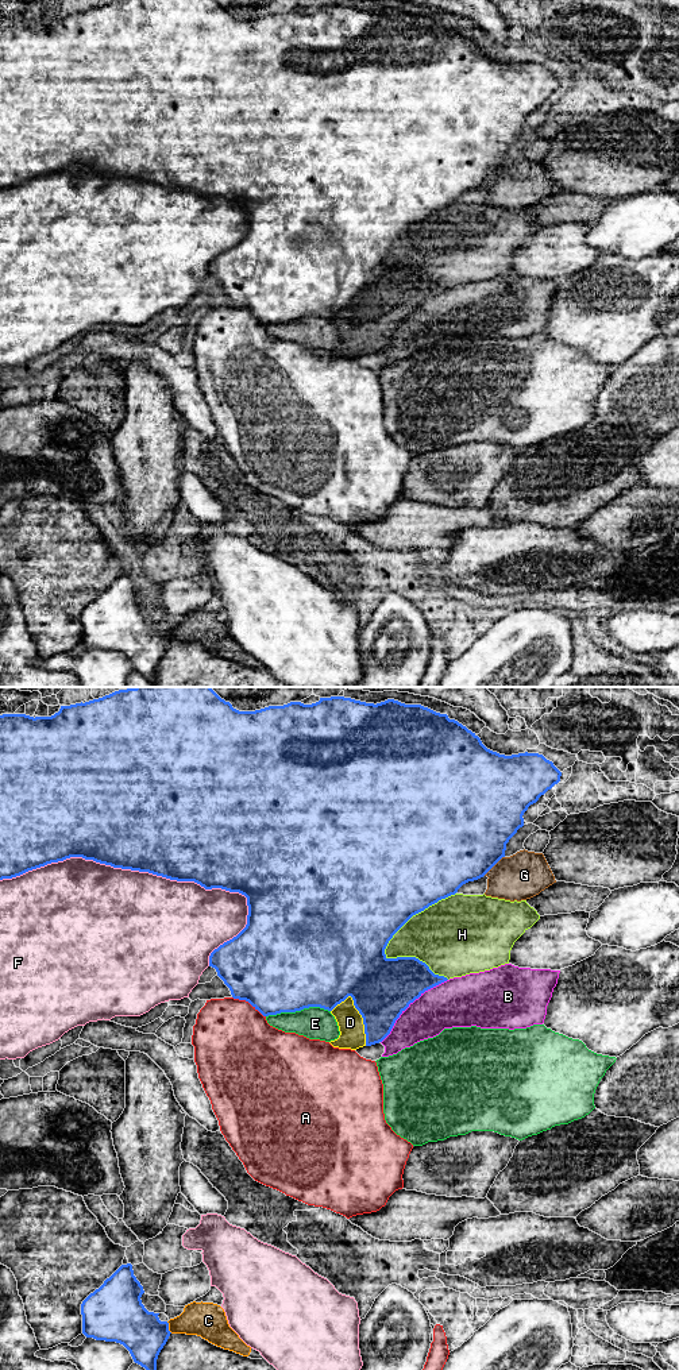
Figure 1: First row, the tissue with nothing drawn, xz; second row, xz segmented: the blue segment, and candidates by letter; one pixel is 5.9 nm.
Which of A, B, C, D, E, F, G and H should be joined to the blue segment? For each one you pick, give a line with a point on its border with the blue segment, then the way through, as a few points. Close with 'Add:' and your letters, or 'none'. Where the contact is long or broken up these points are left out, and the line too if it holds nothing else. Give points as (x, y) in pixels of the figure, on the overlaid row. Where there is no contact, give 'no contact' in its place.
Add: none

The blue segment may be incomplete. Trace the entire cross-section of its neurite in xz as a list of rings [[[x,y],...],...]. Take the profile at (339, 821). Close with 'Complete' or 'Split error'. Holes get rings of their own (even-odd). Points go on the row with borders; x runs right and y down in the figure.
[[[135,687],[119,690],[99,699],[70,706],[61,706],[59,711],[51,717],[30,717],[26,714],[0,715],[0,880],[20,876],[28,871],[45,867],[51,862],[63,861],[70,857],[82,857],[113,868],[148,872],[177,881],[194,881],[205,889],[221,888],[229,892],[239,892],[247,898],[248,915],[246,927],[232,939],[224,942],[209,956],[209,966],[215,968],[217,976],[229,988],[234,999],[248,1002],[263,1016],[281,1012],[296,1012],[309,1007],[320,1007],[332,1011],[348,996],[352,997],[355,1008],[363,1018],[366,1046],[382,1042],[391,1031],[400,1015],[418,999],[425,991],[447,981],[444,976],[435,975],[429,966],[416,957],[387,958],[385,949],[393,935],[416,914],[429,906],[455,895],[458,889],[468,883],[483,877],[502,857],[505,857],[506,844],[524,826],[524,813],[539,800],[548,790],[560,782],[562,772],[539,753],[518,753],[512,756],[499,755],[487,749],[481,738],[447,714],[436,713],[421,705],[405,705],[394,699],[381,703],[366,703],[344,696],[320,698],[319,702],[304,705],[290,702],[283,706],[269,706],[255,711],[239,711],[229,702],[221,699],[211,687]]]. Complete

